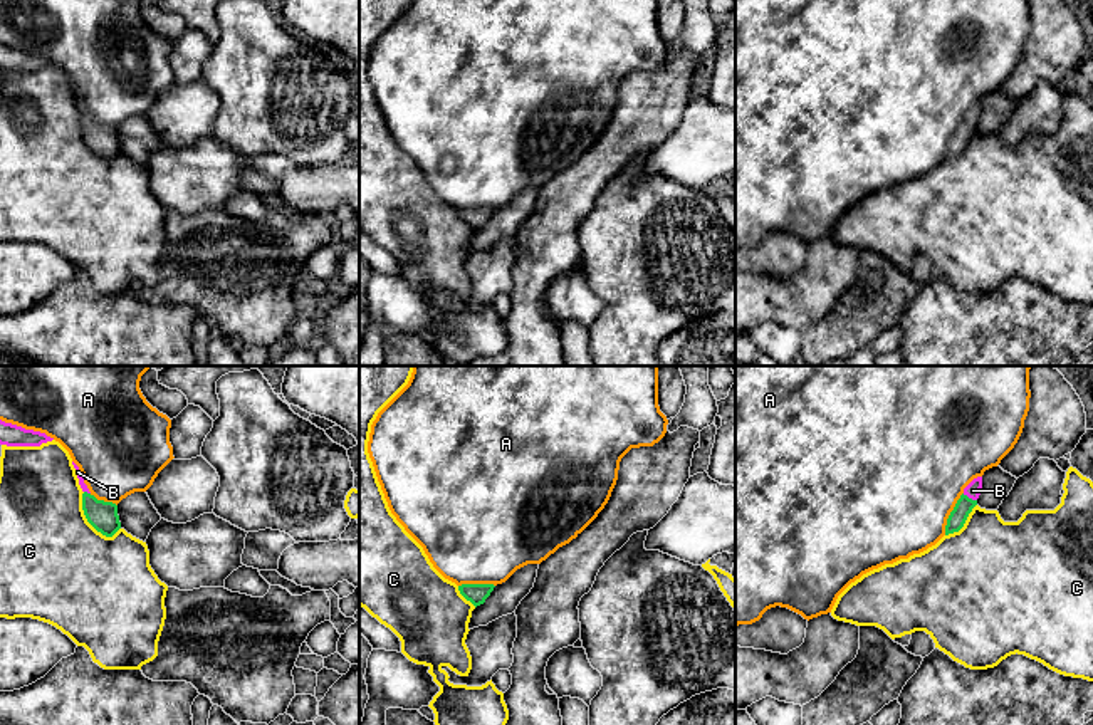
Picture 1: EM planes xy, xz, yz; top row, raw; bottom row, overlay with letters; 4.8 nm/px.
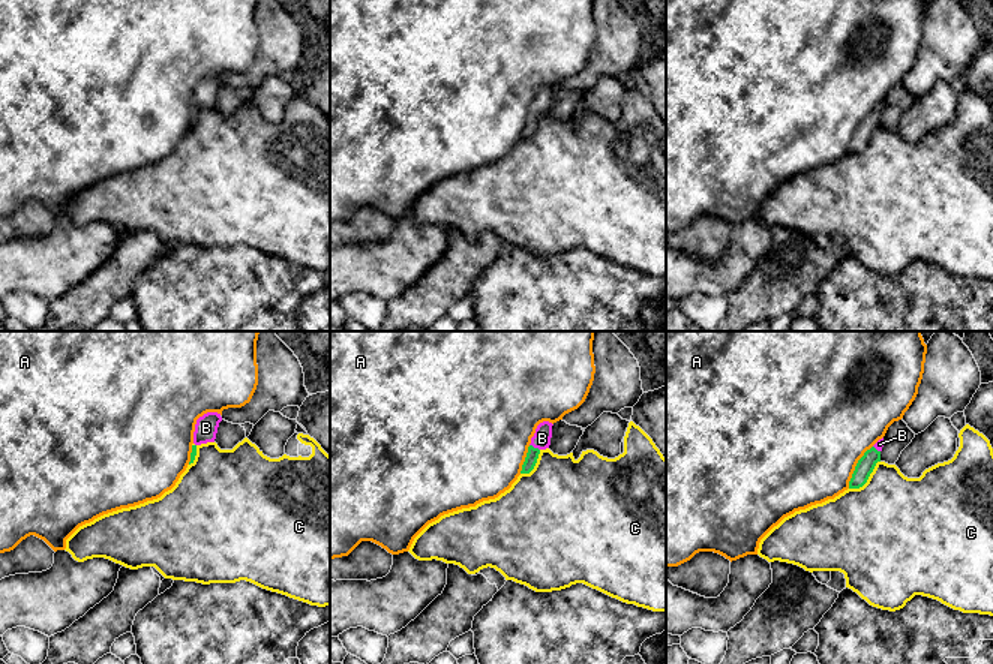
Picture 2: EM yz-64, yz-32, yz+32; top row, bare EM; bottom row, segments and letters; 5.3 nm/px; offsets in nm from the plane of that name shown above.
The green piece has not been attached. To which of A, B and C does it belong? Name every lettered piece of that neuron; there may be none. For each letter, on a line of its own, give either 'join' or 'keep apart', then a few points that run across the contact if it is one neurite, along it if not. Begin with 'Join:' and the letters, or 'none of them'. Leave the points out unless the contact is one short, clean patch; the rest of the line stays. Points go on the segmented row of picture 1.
Join: B
A: keep apart
B: join; line yz (964, 505), (967, 497), (972, 490)
C: keep apart

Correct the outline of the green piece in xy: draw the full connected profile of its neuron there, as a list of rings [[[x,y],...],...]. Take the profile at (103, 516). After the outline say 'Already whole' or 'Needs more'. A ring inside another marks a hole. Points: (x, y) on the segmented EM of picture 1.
[[[72,462],[79,485],[82,488],[82,510],[87,522],[102,535],[112,537],[119,529],[118,505],[112,502],[97,500],[84,483],[79,467]]]. Needs more

